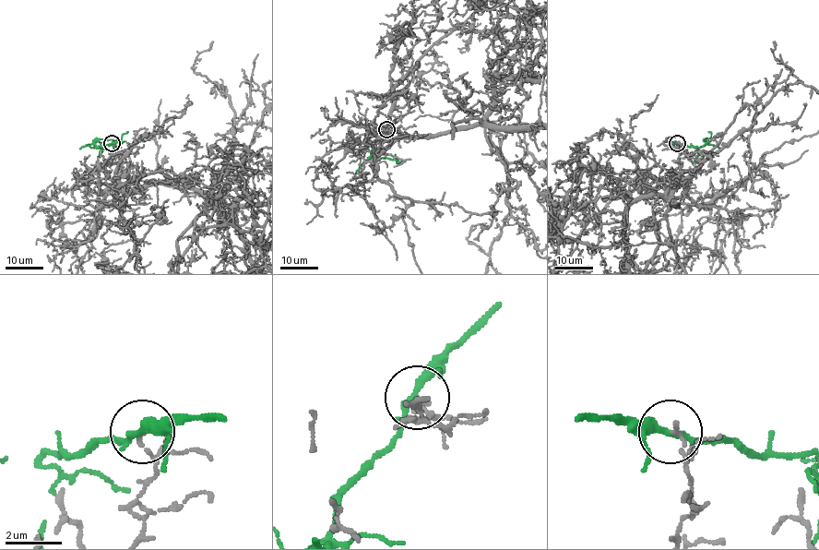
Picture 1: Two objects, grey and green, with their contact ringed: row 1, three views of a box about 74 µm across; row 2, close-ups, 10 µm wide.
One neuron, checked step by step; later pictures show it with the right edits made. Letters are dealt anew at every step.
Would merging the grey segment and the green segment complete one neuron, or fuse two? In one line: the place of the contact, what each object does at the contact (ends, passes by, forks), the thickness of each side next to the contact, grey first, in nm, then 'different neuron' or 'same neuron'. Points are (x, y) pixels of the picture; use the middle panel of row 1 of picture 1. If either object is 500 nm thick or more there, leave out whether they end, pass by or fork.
(386, 129) | grey ends | green forks | 140/200 nm | different neuron

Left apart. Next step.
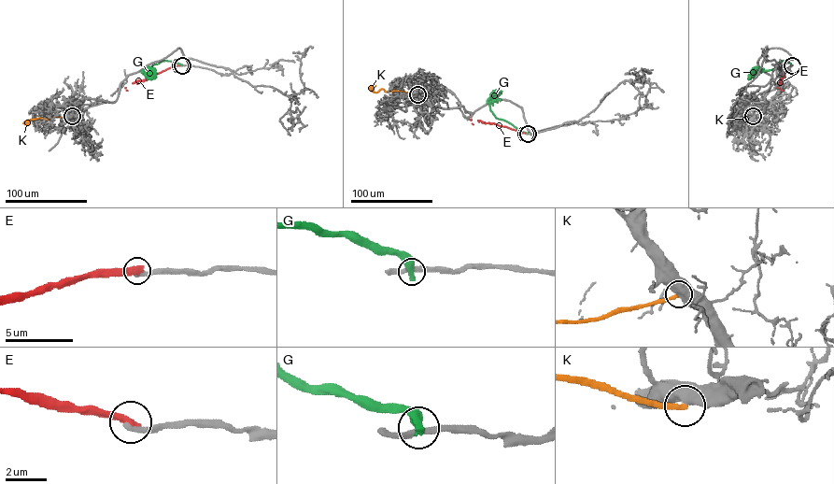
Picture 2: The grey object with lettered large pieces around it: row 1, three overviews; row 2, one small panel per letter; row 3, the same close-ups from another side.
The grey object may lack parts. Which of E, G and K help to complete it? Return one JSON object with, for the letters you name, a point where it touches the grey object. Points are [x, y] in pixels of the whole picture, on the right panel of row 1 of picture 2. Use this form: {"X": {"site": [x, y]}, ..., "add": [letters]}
{"add": []}

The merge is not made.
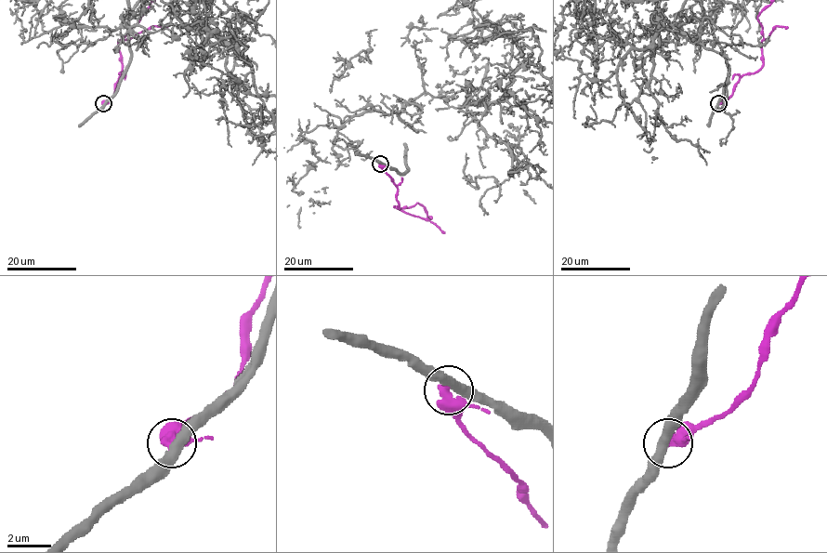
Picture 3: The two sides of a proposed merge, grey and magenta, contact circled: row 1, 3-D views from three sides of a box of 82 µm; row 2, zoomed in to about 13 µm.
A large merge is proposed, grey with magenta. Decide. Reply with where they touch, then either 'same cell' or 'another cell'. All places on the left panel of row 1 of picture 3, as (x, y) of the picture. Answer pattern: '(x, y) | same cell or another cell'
(103, 103) | another cell

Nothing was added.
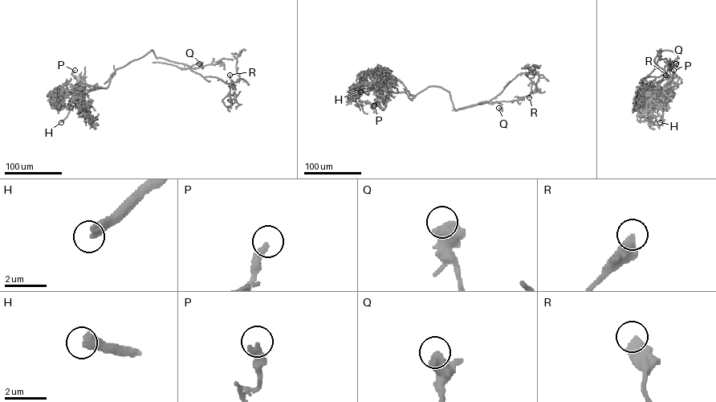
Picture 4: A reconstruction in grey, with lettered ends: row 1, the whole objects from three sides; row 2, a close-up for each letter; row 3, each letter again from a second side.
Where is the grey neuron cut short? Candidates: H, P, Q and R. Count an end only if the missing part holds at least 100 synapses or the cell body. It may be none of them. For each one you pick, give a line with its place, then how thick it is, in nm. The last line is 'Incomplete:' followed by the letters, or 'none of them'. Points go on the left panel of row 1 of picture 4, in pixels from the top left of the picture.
H: (61, 122) | 440 nm
Incomplete: H

